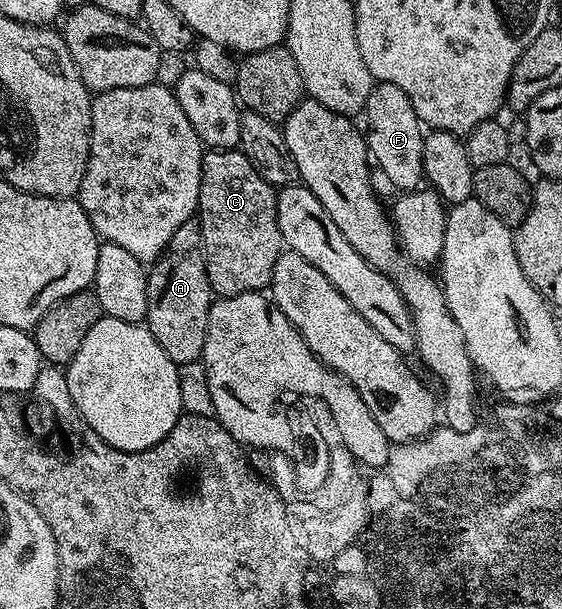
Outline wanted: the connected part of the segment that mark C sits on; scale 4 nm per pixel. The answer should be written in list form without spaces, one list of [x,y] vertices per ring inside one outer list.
[[[208,149],[204,153],[197,217],[201,224],[205,264],[212,295],[228,298],[245,292],[263,292],[270,287],[273,264],[277,264],[277,256],[285,249],[278,230],[276,193],[276,187],[270,186],[261,177],[257,168],[253,168],[253,164],[243,155],[242,149]]]

